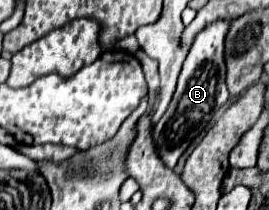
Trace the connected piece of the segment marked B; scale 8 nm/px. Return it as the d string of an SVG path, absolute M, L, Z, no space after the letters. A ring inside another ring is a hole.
M215 21L195 37L189 55L181 67L173 99L165 115L153 127L153 143L157 155L161 157L167 169L173 169L177 165L179 157L185 153L191 141L205 129L213 113L229 99L225 87L225 61L223 61L223 41L225 41L227 27L229 27L227 21Z

